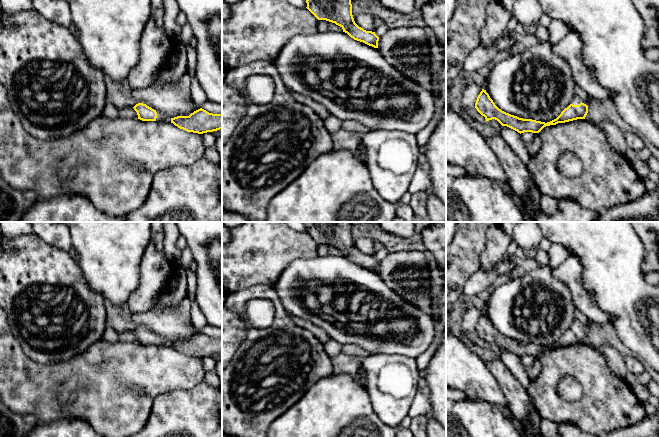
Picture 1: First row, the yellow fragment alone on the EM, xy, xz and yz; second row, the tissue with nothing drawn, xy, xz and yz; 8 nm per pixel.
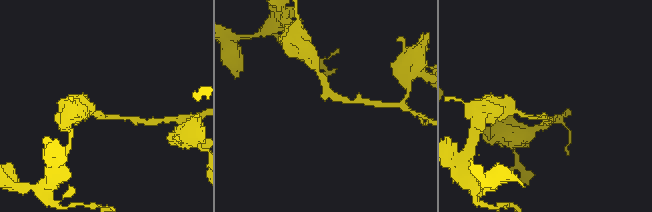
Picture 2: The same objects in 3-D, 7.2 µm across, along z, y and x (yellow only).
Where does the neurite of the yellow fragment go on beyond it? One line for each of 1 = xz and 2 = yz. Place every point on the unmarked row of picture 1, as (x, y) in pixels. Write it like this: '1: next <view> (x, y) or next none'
1: next none
2: next yz (576, 325)

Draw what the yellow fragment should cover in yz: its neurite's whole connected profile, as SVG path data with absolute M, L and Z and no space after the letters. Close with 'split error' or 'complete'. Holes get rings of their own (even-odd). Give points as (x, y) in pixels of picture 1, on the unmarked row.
M482 313L477 321L475 332L485 341L486 345L495 343L502 350L507 350L520 358L524 356L539 357L546 350L585 343L588 337L588 330L575 320L571 328L556 343L550 346L545 347L532 343L523 343L499 333L484 313Z; split error

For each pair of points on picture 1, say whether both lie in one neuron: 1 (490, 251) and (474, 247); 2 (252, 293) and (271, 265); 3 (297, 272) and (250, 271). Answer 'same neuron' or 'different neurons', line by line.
1: different neurons
2: different neurons
3: different neurons

